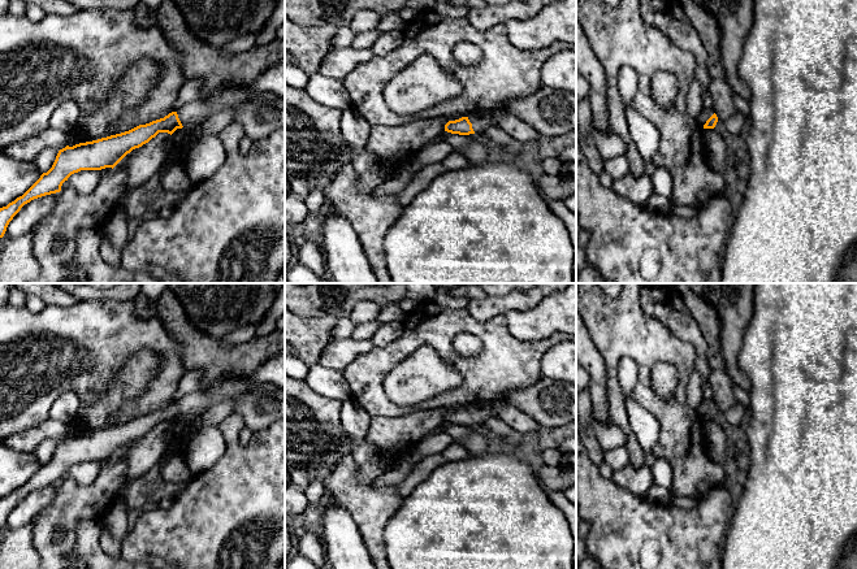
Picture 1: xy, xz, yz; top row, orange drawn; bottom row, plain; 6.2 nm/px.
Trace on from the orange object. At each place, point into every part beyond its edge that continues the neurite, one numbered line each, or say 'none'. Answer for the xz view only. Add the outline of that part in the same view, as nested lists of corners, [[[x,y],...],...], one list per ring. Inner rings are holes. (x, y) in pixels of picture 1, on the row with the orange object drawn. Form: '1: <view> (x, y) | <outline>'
1: xz (552, 112) | [[[540,87],[534,94],[515,96],[492,110],[468,116],[475,134],[482,135],[486,127],[497,125],[506,116],[514,116],[532,126],[540,136],[558,136],[576,129],[576,94],[549,87]]]

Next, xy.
1: xy (258, 117) | [[[252,86],[218,90],[205,100],[183,104],[177,114],[182,126],[190,127],[203,125],[208,117],[225,109],[234,110],[234,122],[252,140],[285,127],[285,100],[273,94],[254,97]]]

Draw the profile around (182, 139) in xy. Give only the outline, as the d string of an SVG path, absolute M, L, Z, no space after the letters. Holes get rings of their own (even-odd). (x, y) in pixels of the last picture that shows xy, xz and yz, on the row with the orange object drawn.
M202 125L177 129L172 134L170 151L164 166L170 162L183 162L190 148L200 139Z

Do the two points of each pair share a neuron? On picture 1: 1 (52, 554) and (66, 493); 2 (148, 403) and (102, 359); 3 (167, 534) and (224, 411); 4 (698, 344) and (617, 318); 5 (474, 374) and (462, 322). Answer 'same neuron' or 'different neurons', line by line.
1: same neuron
2: same neuron
3: different neurons
4: different neurons
5: same neuron

